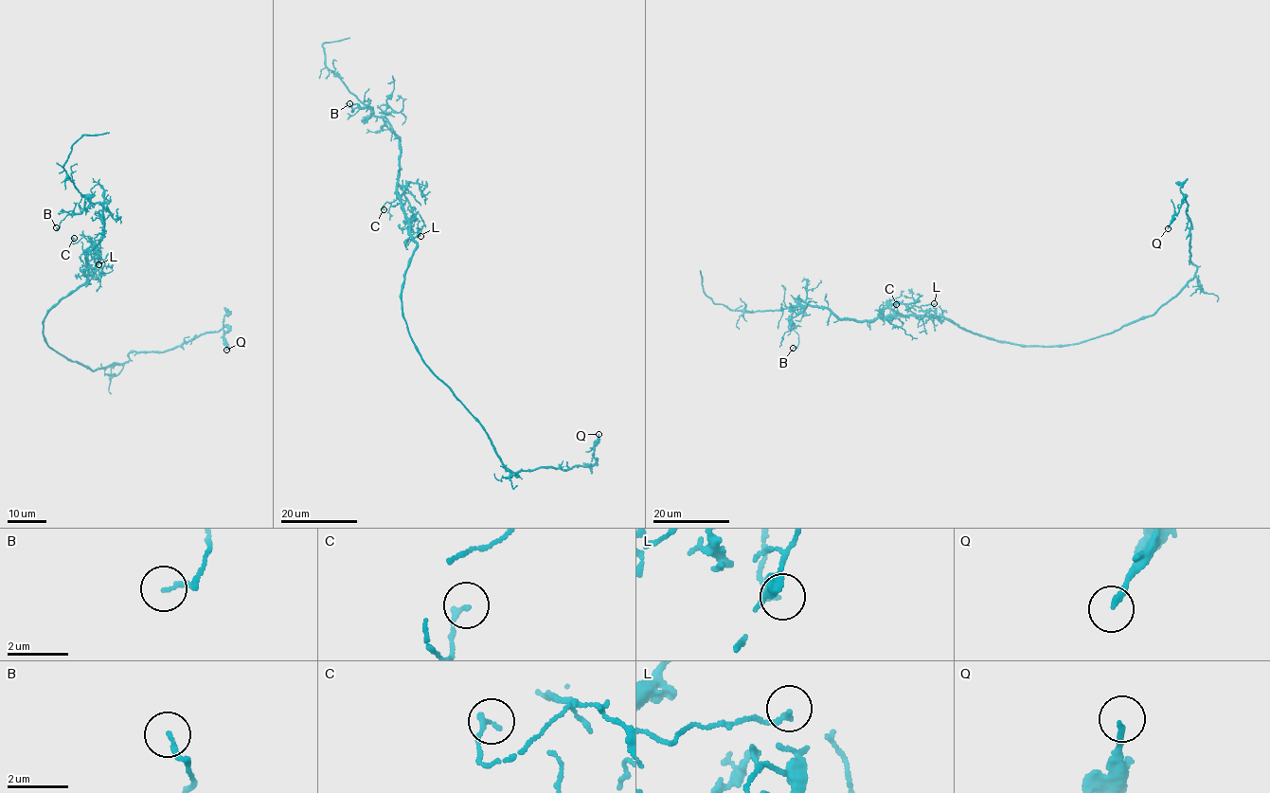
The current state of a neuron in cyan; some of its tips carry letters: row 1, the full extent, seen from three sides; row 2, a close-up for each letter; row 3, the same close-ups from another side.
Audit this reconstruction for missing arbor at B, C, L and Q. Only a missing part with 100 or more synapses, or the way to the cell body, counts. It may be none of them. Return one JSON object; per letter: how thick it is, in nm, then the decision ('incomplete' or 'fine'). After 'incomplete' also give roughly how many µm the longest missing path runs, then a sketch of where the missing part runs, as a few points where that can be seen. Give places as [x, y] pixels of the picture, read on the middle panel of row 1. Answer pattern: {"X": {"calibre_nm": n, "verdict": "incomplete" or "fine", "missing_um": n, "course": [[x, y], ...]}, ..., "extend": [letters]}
{"B": {"calibre_nm": 130, "verdict": "fine"}, "C": {"calibre_nm": 160, "verdict": "fine"}, "L": {"calibre_nm": 110, "verdict": "fine"}, "Q": {"calibre_nm": 170, "verdict": "fine"}, "extend": []}

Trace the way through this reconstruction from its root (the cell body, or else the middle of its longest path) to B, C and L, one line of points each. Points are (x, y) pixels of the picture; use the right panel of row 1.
B: (1001, 341), (942, 317), (843, 318), (800, 300), (791, 319), (798, 335), (793, 348)
C: (1001, 341), (965, 331), (942, 317), (879, 315), (887, 300), (893, 311), (896, 304)
L: (1001, 341), (965, 331), (942, 317), (894, 315), (885, 317), (879, 315), (897, 303), (918, 307), (934, 303)

